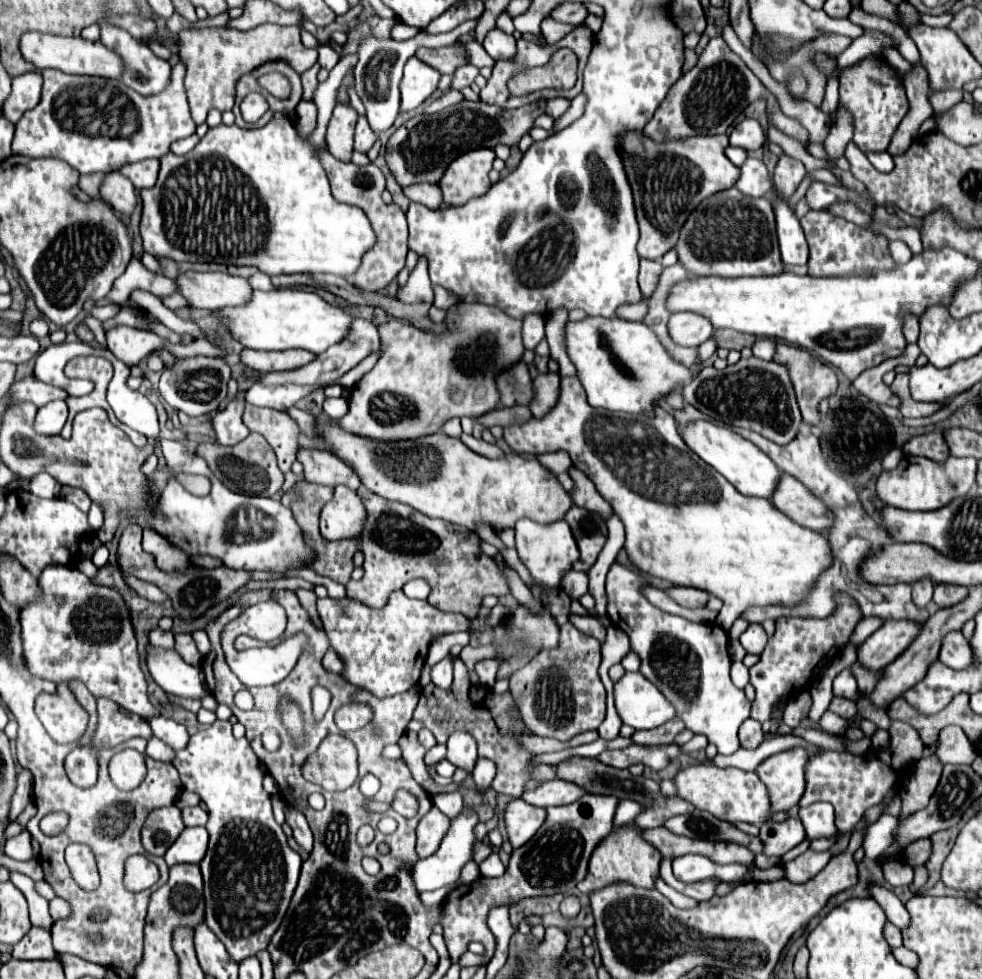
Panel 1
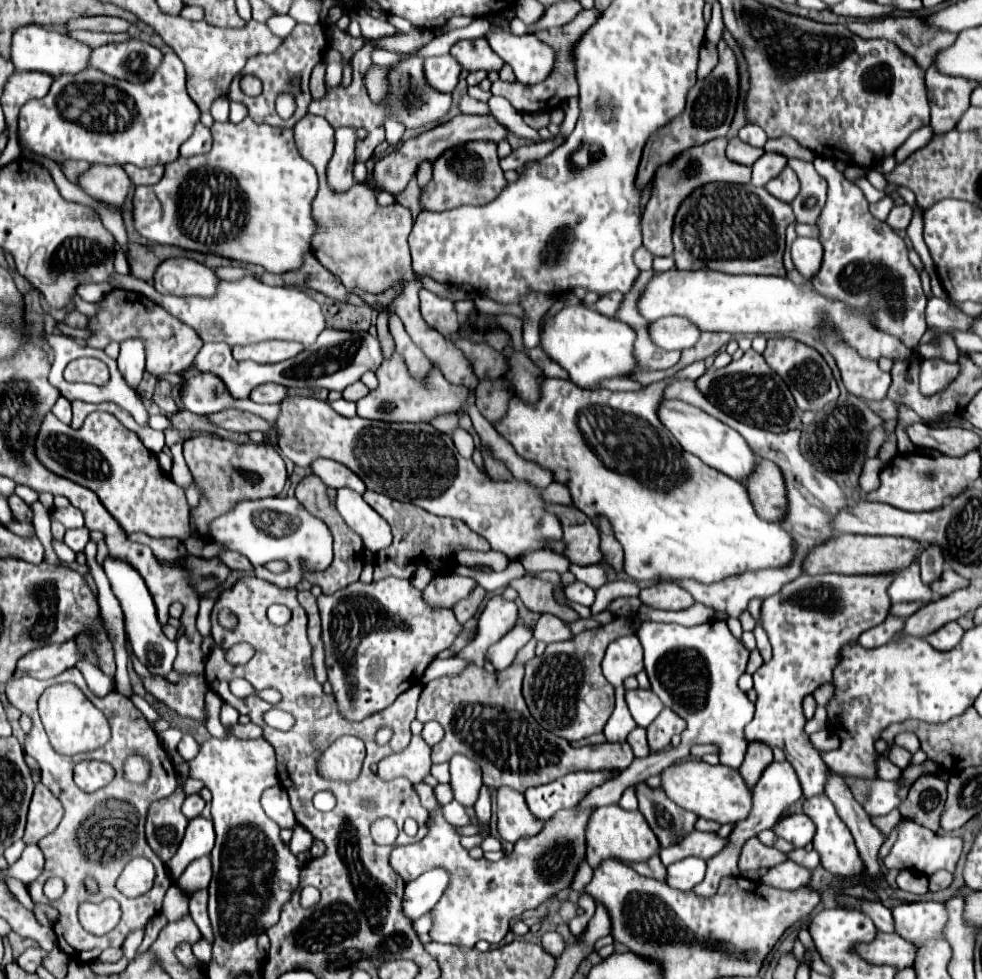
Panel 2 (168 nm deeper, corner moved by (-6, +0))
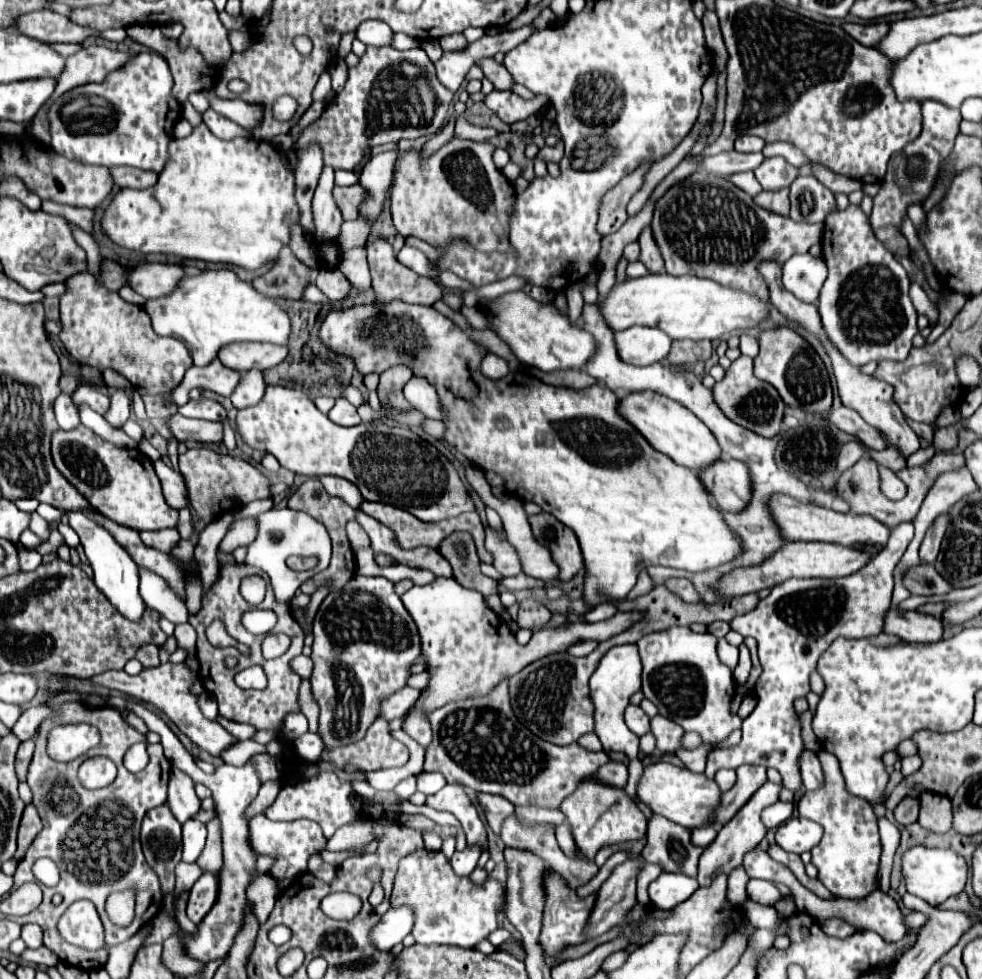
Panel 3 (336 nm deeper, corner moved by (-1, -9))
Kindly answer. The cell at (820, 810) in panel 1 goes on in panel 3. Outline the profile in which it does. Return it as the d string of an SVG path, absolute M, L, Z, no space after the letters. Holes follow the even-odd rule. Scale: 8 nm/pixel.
M818 751L824 785L816 791L806 791L798 801L798 813L824 827L822 841L812 849L812 863L818 869L820 883L834 895L844 899L862 899L876 891L880 865L880 837L876 815L862 797L846 791L838 759L828 751Z

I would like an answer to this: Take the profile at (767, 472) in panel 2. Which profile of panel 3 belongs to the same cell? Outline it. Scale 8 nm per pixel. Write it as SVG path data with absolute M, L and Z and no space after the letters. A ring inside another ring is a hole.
M718 459L698 471L698 477L710 497L724 511L740 511L750 501L750 473L738 459Z

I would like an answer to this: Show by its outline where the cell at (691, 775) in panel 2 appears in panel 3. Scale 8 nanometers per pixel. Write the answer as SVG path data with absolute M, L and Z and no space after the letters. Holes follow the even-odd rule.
M650 763L644 767L644 773L636 785L636 797L644 805L648 805L656 815L662 815L682 827L706 827L710 823L712 811L718 803L720 791L712 779L704 775L696 775L686 767L676 767L672 763Z

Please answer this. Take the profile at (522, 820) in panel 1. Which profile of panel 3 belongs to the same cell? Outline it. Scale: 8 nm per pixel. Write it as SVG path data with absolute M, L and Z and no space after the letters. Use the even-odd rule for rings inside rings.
M478 793L478 803L480 807L484 807L484 815L490 829L498 835L498 827L502 825L502 819L514 813L514 805L508 799L500 795L490 795L490 793Z

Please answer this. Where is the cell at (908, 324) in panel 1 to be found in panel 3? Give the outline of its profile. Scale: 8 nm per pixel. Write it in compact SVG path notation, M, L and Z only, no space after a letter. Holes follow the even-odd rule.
M848 205L846 211L832 211L826 217L826 229L822 237L824 259L828 263L828 279L820 291L818 311L822 317L822 325L830 335L834 347L856 367L866 365L870 361L902 361L912 349L912 337L918 333L918 313L910 303L908 287L910 279L904 267L894 259L894 255L876 239L868 217L862 213L860 207Z

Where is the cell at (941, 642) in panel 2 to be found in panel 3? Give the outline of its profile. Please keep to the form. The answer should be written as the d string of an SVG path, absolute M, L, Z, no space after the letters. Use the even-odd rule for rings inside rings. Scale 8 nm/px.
M890 607L884 615L884 633L894 633L908 643L936 643L942 639L942 623L920 611L900 611Z

